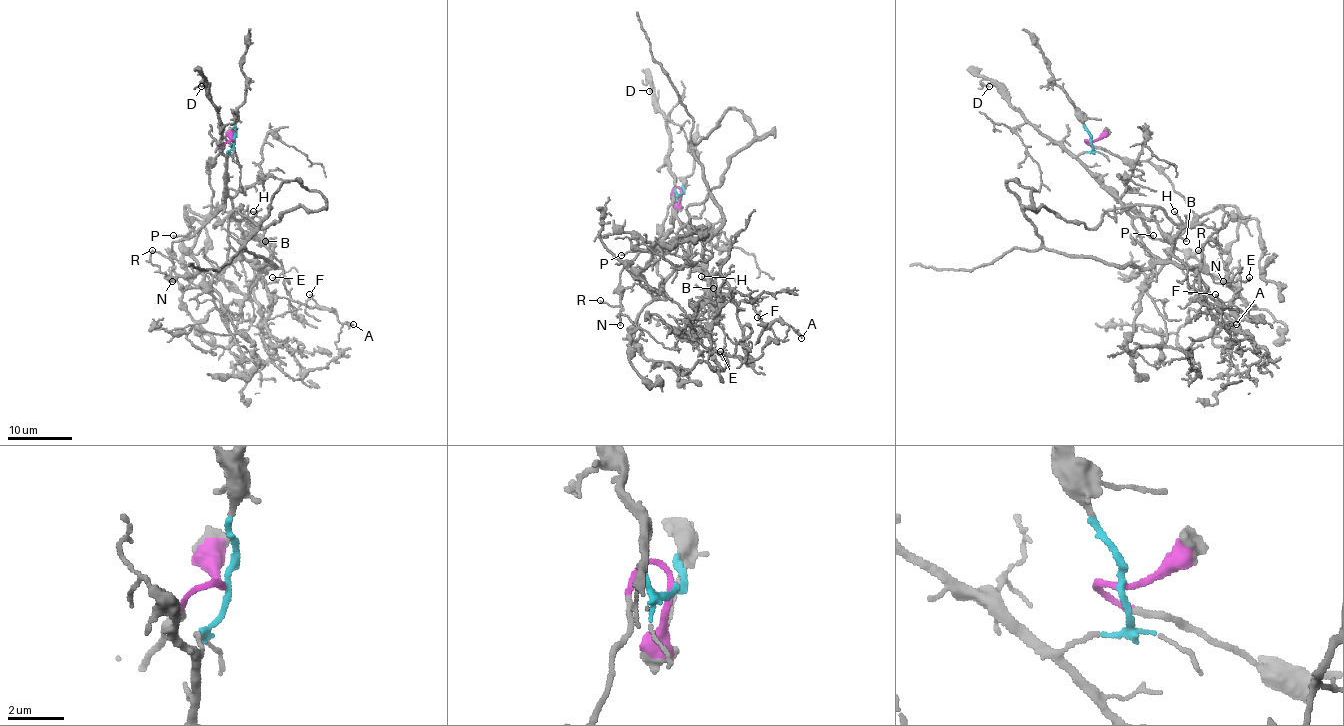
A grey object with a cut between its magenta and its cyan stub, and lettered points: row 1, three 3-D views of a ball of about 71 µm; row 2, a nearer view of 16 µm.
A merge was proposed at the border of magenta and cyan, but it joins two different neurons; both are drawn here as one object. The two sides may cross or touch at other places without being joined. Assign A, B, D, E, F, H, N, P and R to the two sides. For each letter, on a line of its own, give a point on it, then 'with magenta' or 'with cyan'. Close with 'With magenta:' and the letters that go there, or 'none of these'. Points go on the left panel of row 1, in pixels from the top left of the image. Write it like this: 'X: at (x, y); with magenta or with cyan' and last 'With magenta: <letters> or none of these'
A: at (353, 324); with cyan
B: at (265, 241); with cyan
D: at (201, 86); with cyan
E: at (272, 277); with cyan
F: at (309, 294); with cyan
H: at (253, 211); with cyan
N: at (172, 281); with cyan
P: at (173, 235); with cyan
R: at (152, 250); with cyan
With magenta: none of these

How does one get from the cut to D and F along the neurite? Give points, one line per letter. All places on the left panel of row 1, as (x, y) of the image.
D: (233, 140), (234, 145), (226, 155), (221, 142), (221, 121), (203, 79), (202, 87)
F: (233, 140), (228, 152), (229, 217), (281, 264), (293, 300), (312, 308), (315, 303), (309, 295)

